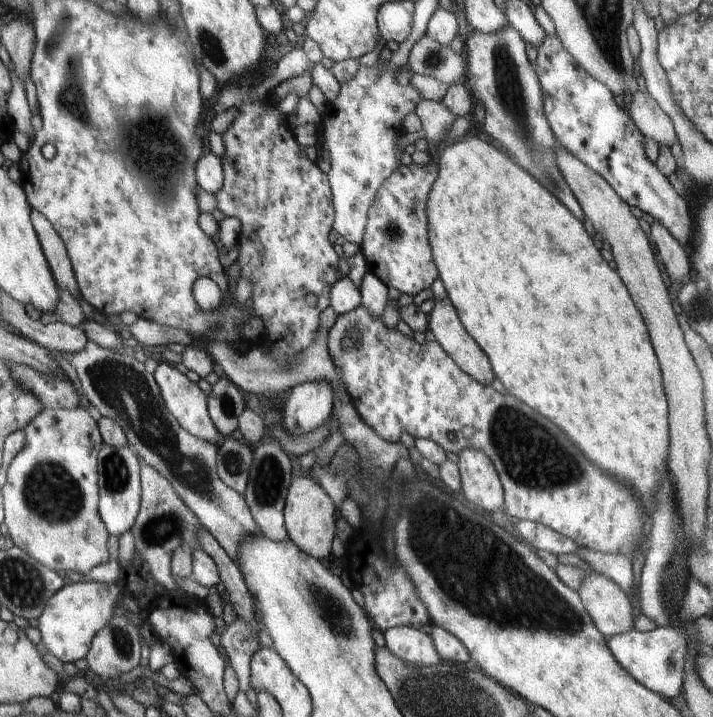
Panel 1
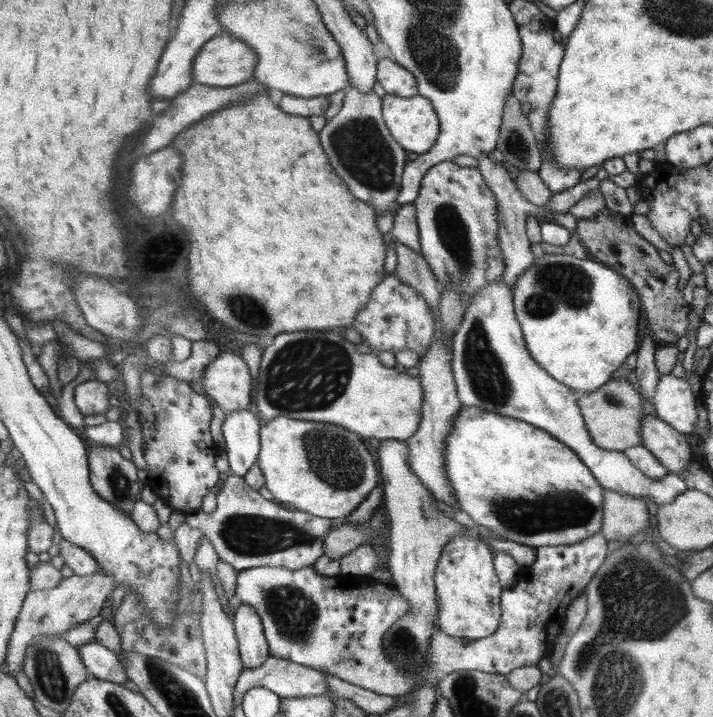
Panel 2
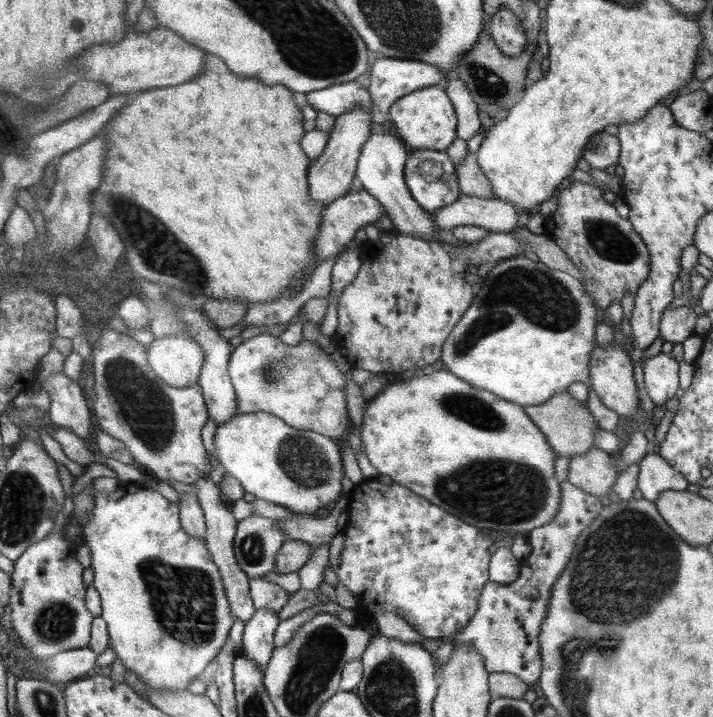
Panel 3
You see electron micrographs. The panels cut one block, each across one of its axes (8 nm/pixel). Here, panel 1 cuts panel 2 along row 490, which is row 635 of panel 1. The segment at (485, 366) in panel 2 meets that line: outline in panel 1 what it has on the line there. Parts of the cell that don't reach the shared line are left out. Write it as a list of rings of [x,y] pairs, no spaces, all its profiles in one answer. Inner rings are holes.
[[[681,617],[676,624],[658,627],[652,632],[637,632],[633,629],[630,632],[614,634],[605,639],[606,646],[614,660],[622,666],[622,670],[626,670],[638,684],[660,697],[664,695],[665,699],[673,700],[682,692],[684,685],[686,656],[689,651],[684,628],[688,624],[690,621]]]

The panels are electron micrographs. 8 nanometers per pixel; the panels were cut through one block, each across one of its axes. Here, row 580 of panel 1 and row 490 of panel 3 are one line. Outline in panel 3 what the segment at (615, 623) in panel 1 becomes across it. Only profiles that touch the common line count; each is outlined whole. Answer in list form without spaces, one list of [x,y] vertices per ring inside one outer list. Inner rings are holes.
[[[593,447],[584,456],[570,459],[567,482],[599,499],[612,493],[619,472],[608,453]]]

